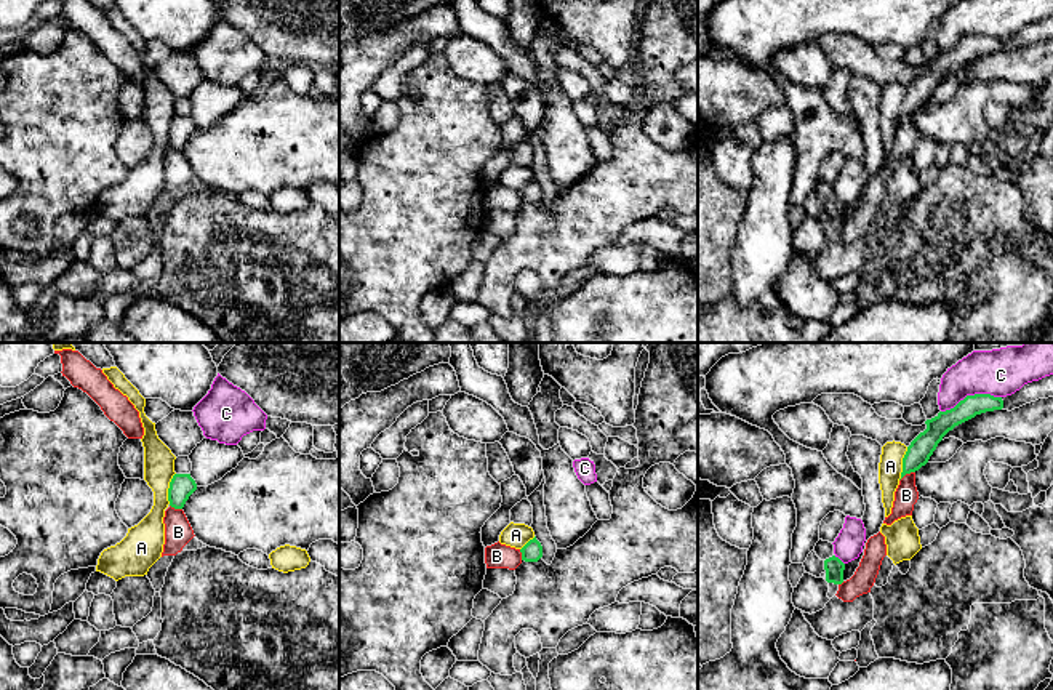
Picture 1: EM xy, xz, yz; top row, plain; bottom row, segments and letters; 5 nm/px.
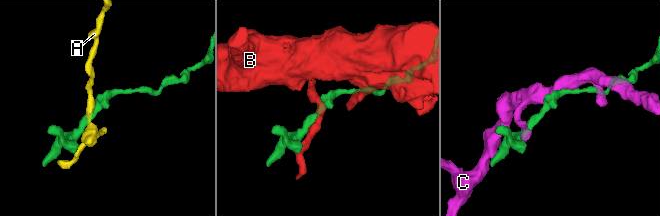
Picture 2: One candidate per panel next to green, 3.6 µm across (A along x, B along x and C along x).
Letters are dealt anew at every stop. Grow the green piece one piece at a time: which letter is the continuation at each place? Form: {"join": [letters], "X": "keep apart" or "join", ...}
{"join": [], "A": "keep apart", "B": "keep apart", "C": "keep apart"}

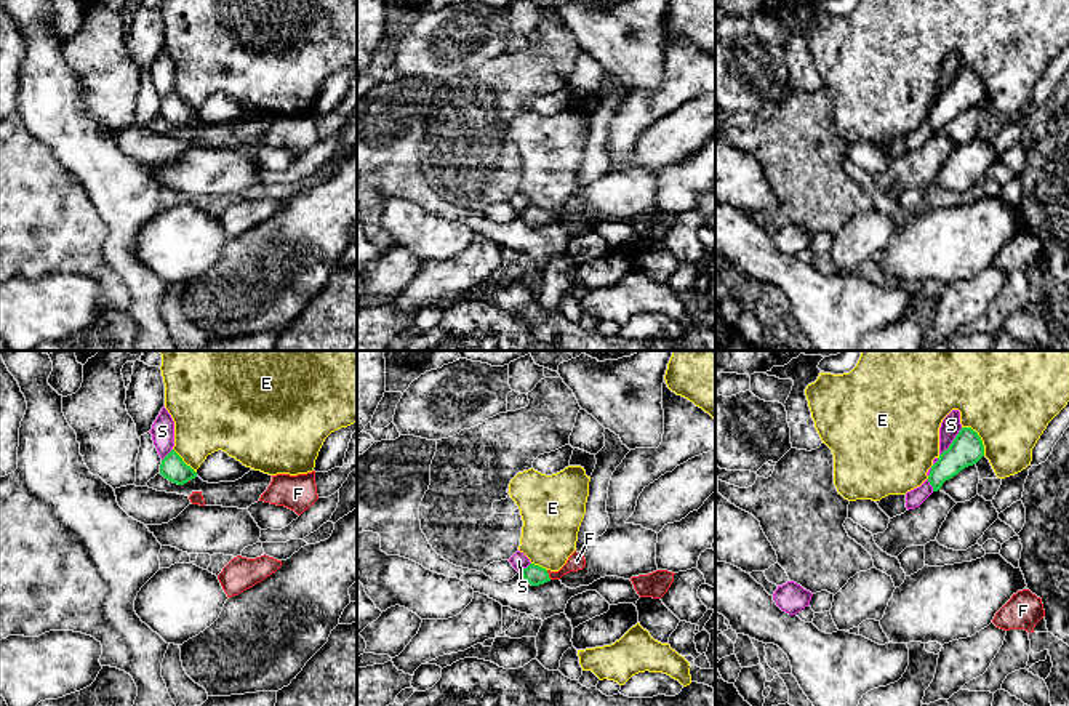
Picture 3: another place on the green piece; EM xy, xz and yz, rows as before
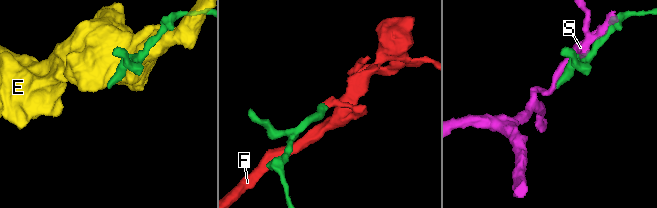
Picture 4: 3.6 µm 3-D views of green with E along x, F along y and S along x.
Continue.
{"join": ["F"], "E": "keep apart", "F": "join", "S": "keep apart"}

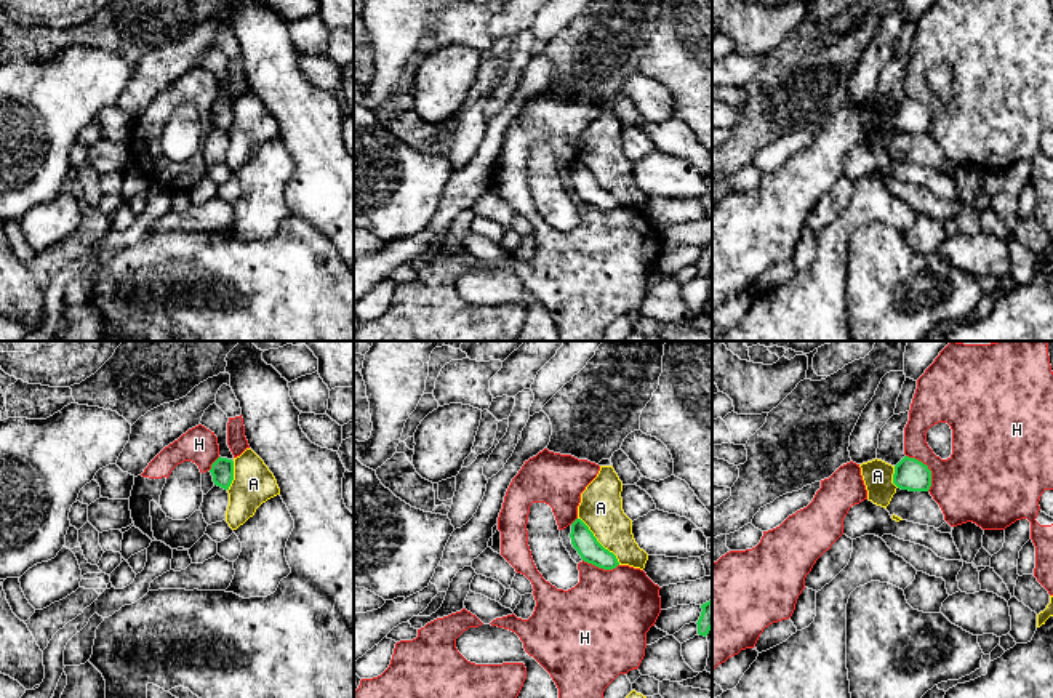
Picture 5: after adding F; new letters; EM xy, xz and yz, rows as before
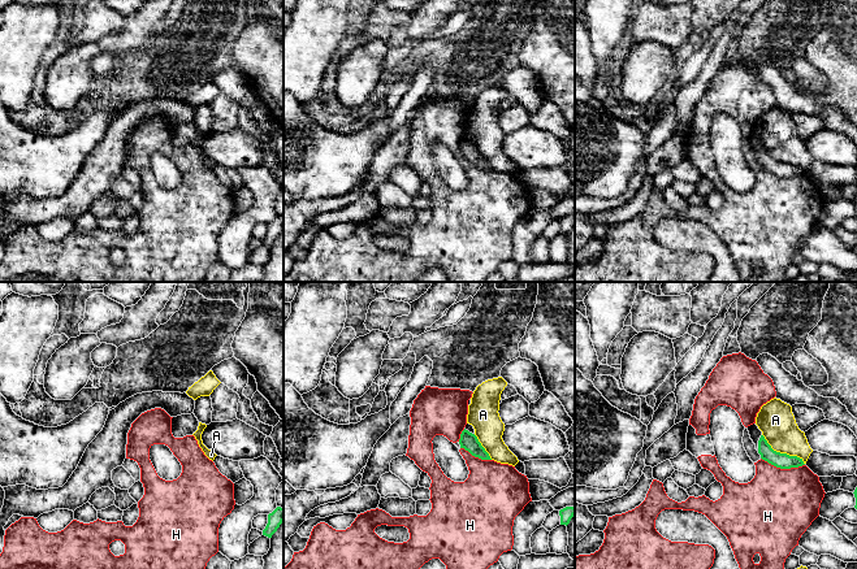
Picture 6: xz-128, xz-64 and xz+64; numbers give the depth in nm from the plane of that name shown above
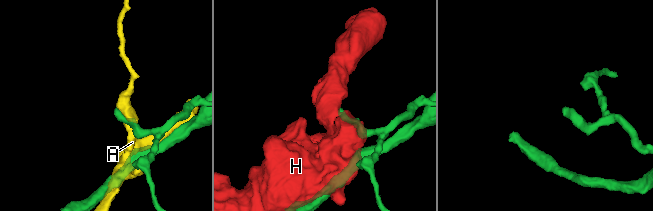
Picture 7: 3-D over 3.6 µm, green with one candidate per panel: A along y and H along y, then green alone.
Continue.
{"join": [], "A": "keep apart", "H": "keep apart"}

